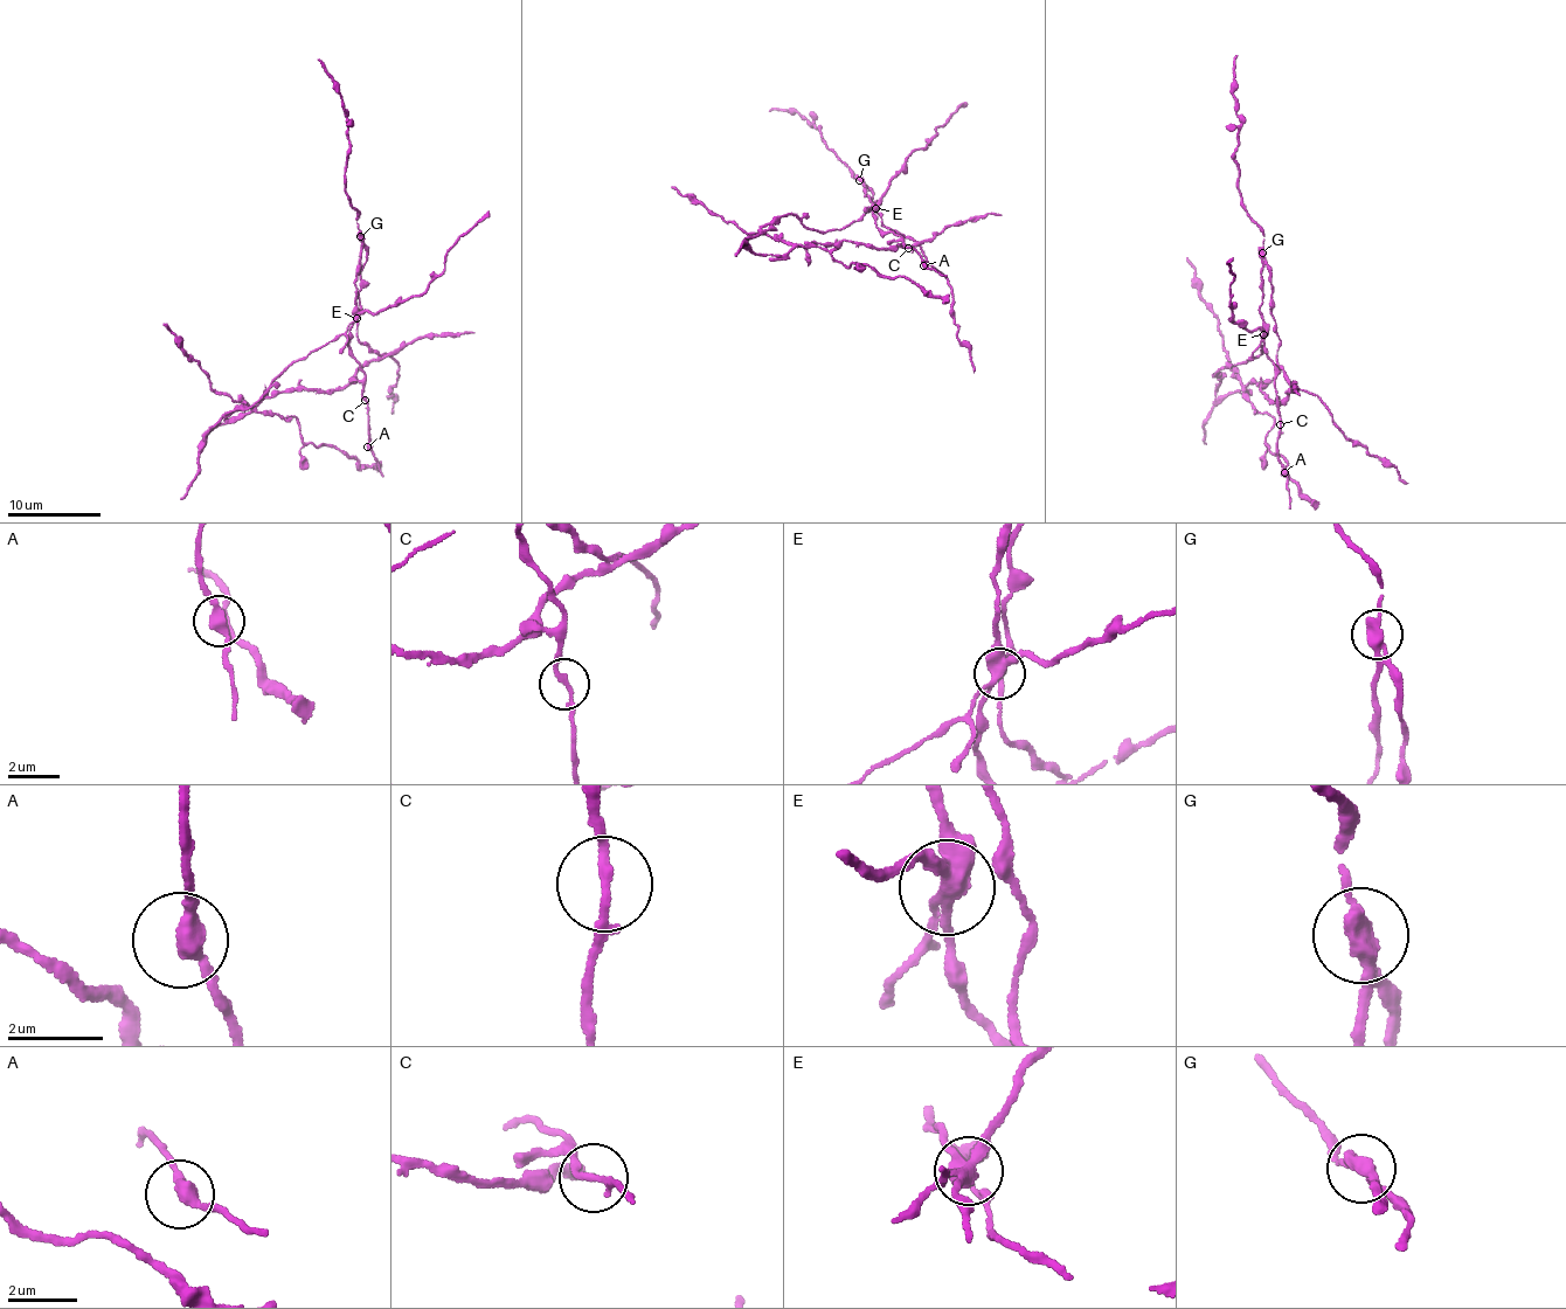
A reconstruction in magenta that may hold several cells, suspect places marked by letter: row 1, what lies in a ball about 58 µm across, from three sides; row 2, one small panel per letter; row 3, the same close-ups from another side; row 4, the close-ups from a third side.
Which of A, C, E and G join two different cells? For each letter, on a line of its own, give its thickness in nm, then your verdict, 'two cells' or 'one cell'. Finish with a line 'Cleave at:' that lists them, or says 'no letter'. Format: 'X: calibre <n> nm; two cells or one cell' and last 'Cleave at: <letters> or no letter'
A: calibre 360 nm; one cell
C: calibre 180 nm; one cell
E: calibre 360 nm; two cells
G: calibre 380 nm; two cells
Cleave at: E, G

